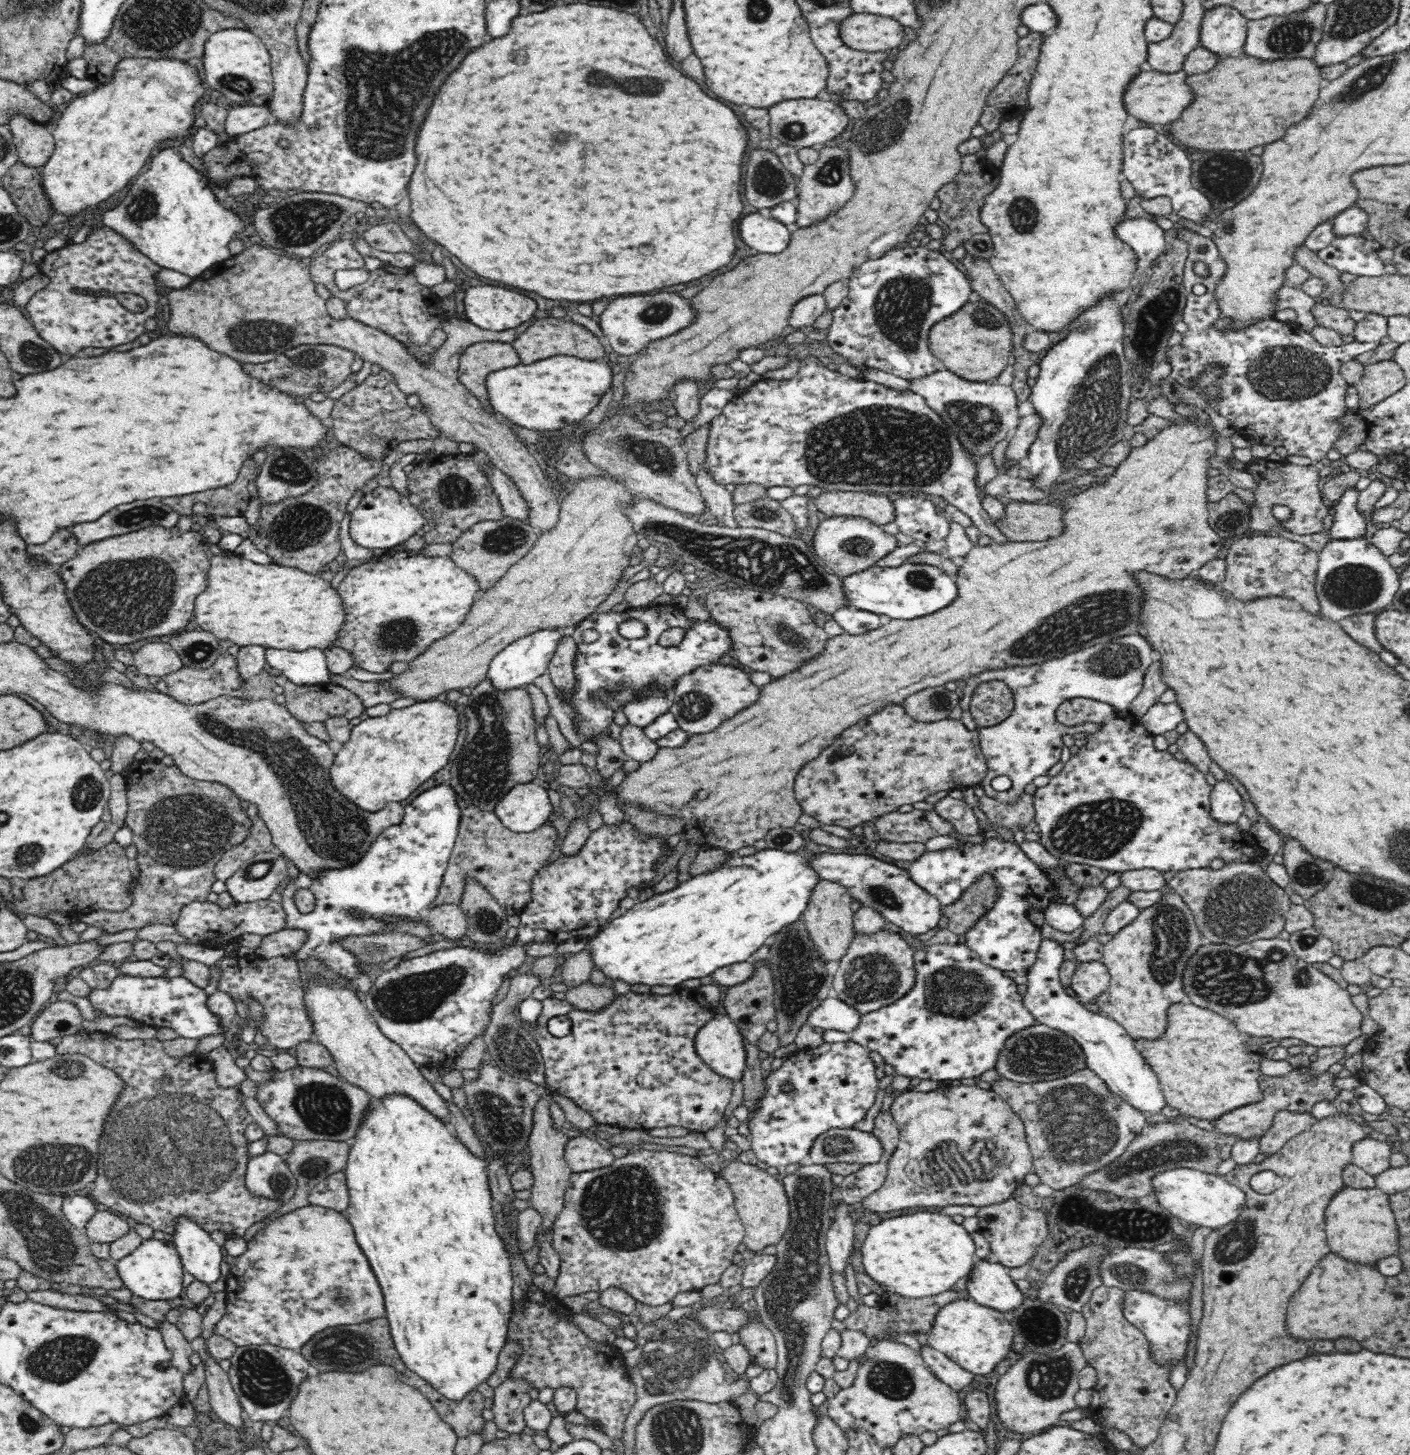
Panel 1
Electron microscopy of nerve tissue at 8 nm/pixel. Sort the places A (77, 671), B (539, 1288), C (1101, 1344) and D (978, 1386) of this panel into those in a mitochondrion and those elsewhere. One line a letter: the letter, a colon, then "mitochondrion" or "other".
A: other
B: other
C: other
D: other

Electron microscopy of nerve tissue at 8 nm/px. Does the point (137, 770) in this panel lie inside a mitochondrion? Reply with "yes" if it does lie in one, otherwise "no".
no

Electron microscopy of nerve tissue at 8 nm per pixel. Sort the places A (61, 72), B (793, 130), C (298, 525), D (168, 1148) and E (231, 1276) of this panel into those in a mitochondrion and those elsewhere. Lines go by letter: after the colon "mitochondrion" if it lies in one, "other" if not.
A: other
B: mitochondrion
C: mitochondrion
D: mitochondrion
E: other

